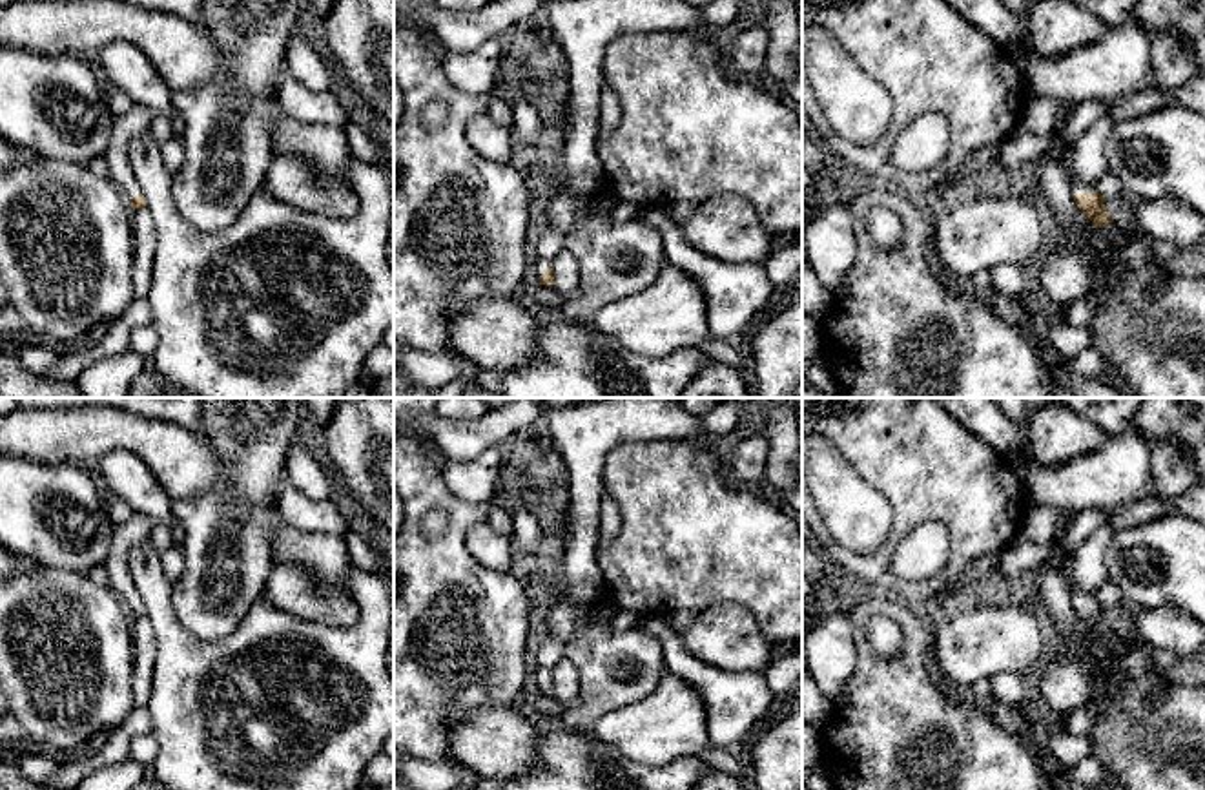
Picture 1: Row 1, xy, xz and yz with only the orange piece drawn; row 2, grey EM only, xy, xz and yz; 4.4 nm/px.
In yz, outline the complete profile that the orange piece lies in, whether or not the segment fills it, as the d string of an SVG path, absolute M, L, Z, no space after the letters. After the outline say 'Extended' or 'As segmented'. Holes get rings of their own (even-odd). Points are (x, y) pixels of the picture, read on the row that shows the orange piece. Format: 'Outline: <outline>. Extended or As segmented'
Outline: M1070 182L1074 203L1079 210L1092 221L1094 226L1107 226L1112 223L1110 215L1105 210L1105 197L1092 190L1085 182Z. Extended

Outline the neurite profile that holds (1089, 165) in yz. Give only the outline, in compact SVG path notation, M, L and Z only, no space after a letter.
M1110 117L1097 119L1074 144L1066 175L1070 182L1085 182L1101 197L1119 199L1119 179L1108 170L1105 144L1114 128Z

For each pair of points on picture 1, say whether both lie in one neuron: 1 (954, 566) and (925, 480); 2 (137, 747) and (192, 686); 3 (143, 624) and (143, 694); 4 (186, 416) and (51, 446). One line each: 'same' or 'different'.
1: same
2: different
3: same
4: different

